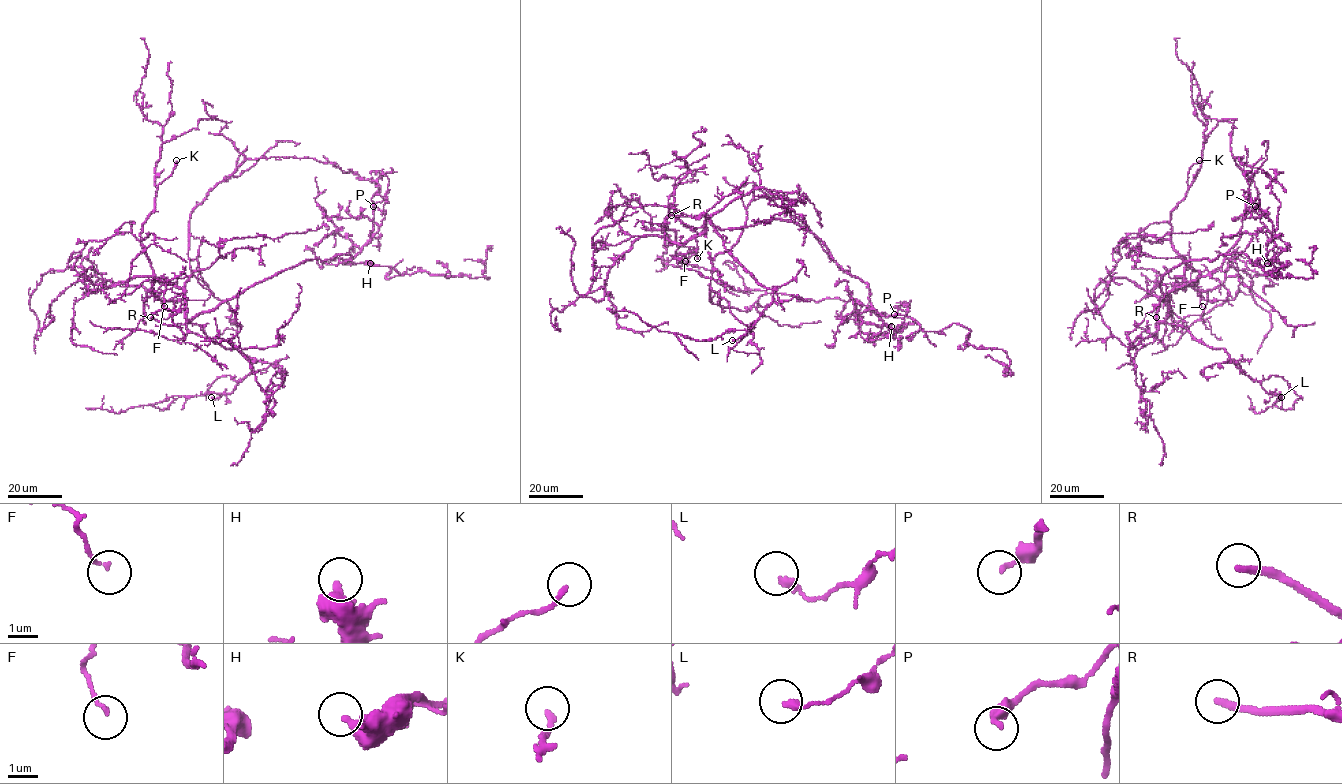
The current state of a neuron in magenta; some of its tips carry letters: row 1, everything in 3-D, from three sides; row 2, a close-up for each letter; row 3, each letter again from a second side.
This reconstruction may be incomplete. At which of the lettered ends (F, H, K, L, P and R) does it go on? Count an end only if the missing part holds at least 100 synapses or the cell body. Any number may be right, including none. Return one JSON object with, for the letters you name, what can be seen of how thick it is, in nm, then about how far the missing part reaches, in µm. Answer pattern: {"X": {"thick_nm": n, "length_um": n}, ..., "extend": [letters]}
{"R": {"thick_nm": 260, "length_um": 70}, "extend": ["R"]}

